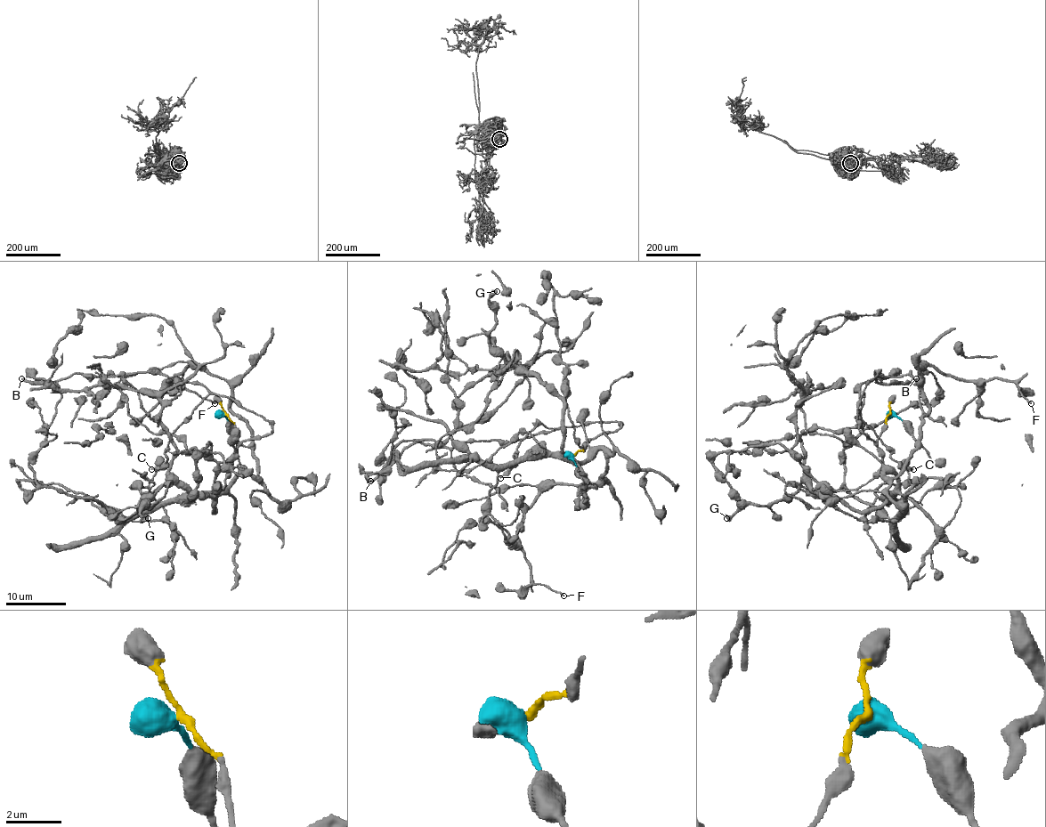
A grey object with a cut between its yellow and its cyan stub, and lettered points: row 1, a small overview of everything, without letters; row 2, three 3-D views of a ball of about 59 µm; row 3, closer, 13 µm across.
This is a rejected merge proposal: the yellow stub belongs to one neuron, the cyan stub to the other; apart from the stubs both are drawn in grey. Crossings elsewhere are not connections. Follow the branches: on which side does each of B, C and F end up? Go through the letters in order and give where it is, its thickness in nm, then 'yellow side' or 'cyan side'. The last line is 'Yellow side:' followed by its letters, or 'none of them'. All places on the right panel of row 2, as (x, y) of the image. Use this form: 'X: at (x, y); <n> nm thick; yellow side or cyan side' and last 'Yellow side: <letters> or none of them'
B: at (916, 378); 280 nm thick; yellow side
C: at (913, 469); 360 nm thick; yellow side
F: at (1031, 403); 180 nm thick; cyan side
Yellow side: B, C

